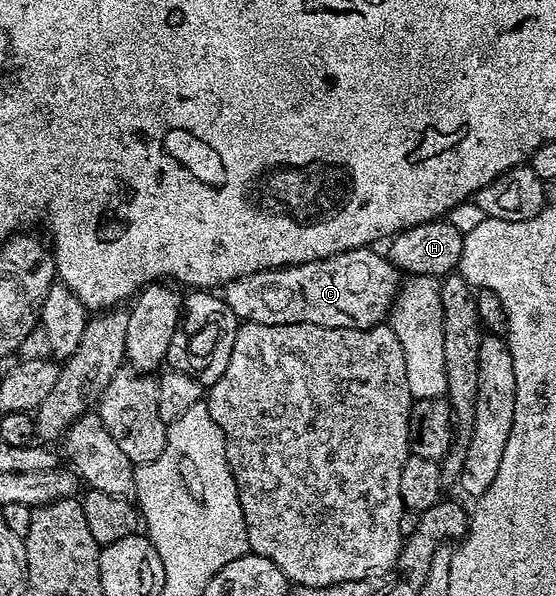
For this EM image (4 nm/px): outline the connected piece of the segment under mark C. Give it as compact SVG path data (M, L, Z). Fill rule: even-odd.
M358 247L345 253L325 257L321 261L311 261L292 267L274 267L268 271L258 271L222 288L221 297L229 305L236 320L257 325L321 325L333 329L369 329L378 327L390 316L391 306L399 295L401 273L386 256L371 247Z

